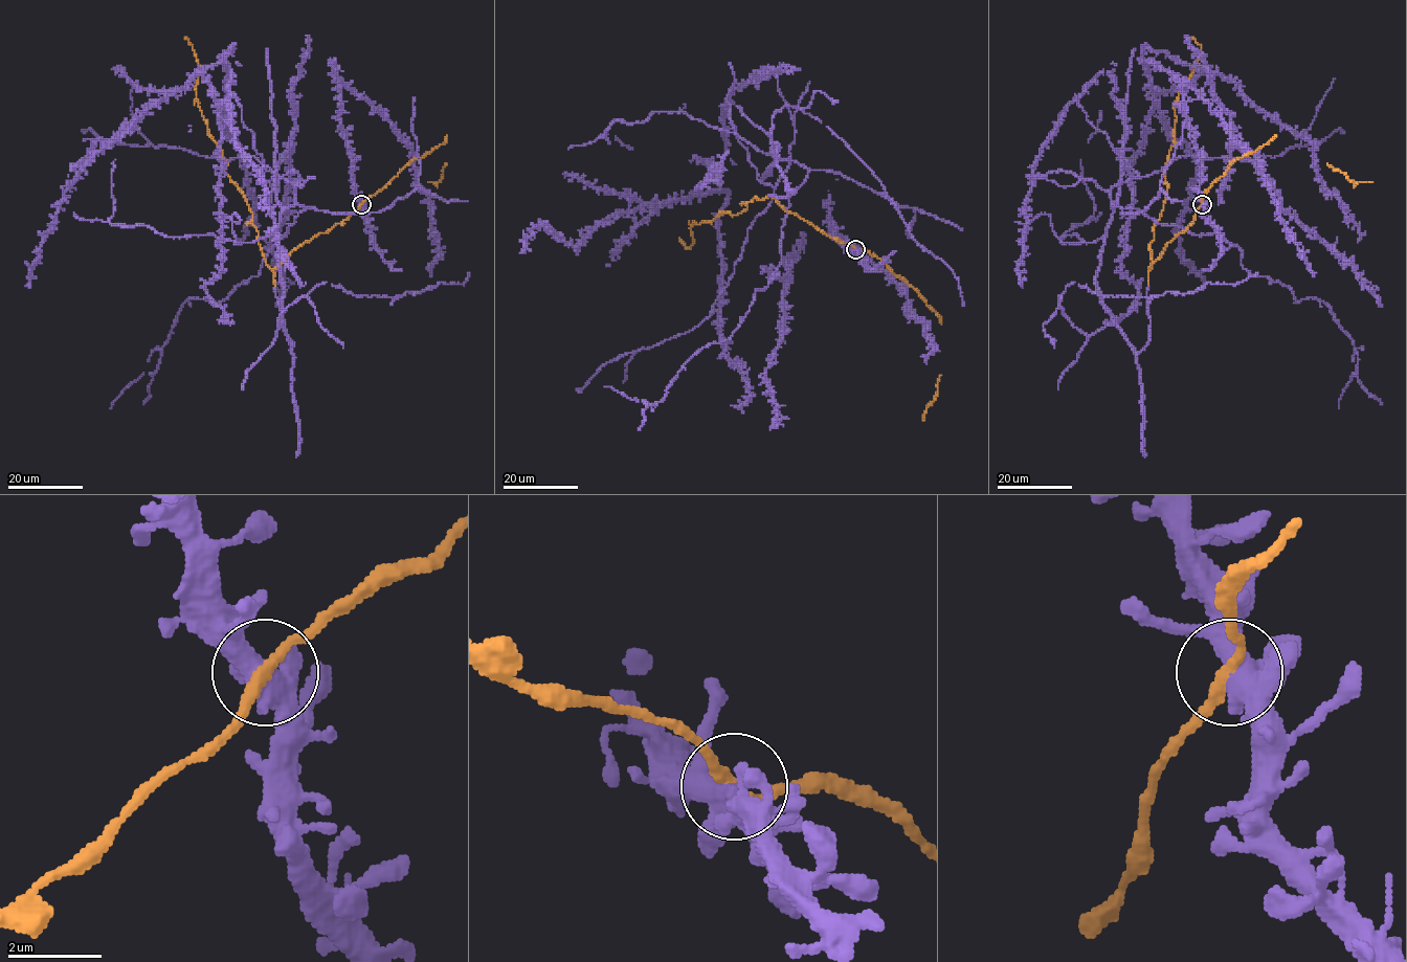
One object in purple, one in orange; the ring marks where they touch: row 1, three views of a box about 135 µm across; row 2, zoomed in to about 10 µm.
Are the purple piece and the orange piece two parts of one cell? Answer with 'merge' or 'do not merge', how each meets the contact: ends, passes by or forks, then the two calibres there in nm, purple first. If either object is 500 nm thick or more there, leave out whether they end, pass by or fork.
merge | purple forks | orange passes by | 420/240 nm

